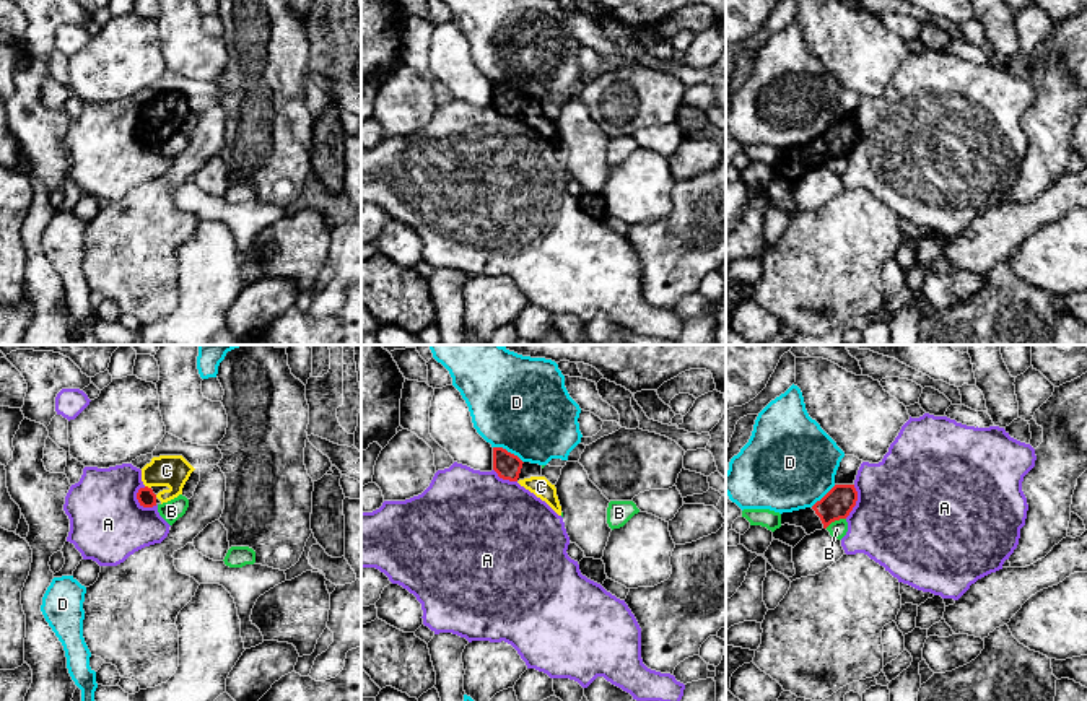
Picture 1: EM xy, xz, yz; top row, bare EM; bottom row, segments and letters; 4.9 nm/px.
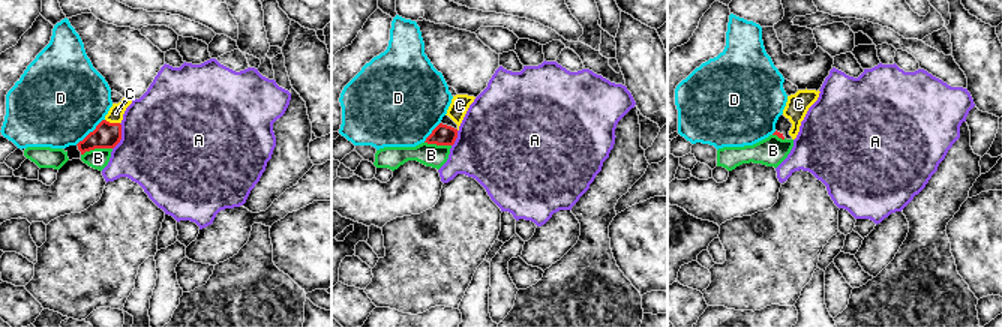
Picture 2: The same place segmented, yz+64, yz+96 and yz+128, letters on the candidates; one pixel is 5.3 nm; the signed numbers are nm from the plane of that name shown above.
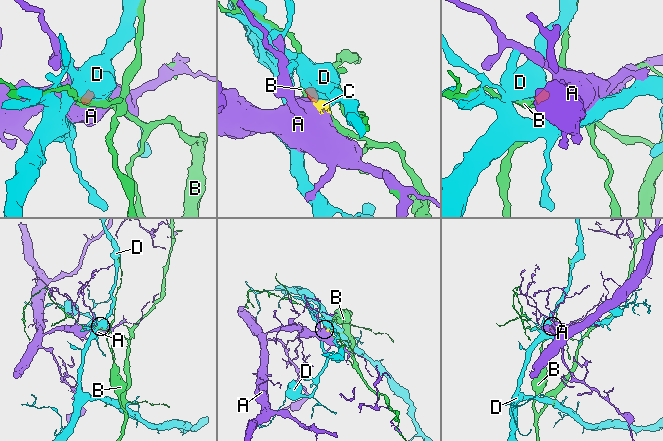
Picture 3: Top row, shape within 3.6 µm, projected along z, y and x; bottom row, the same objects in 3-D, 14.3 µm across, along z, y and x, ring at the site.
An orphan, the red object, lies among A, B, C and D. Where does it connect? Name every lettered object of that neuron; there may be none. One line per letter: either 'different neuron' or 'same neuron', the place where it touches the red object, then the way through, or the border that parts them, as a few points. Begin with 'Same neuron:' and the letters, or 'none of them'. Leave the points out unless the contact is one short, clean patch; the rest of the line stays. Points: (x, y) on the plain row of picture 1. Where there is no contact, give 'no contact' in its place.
Same neuron: C
A: different neuron; meets red in xy at (142, 140); border along xy (137, 126), (137, 135), (144, 142), (157, 140)
B: different neuron; meets red in yz at (835, 155); border along yz (845, 153), (835, 155), (825, 163)
C: same neuron; meets red in xy at (147, 122); runs through xy (147, 134), (147, 122), (166, 106)
D: different neuron; meets red in xz at (506, 87); border along xz (493, 82), (505, 83), (523, 98)

